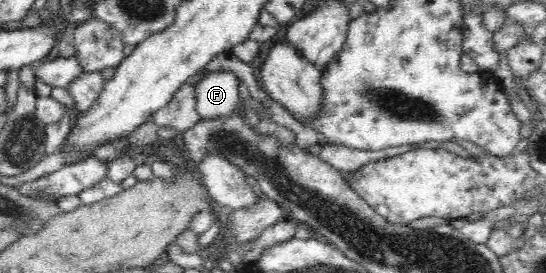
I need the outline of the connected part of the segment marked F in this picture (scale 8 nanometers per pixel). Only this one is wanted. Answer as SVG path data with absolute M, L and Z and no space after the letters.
M225 66L207 72L195 85L196 112L200 119L229 117L239 101L239 77Z

